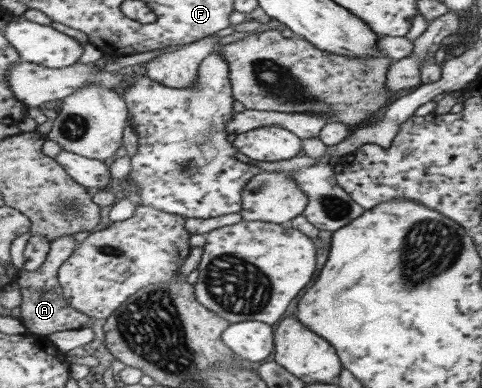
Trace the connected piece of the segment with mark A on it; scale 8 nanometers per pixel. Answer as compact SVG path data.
M69 234L53 240L45 263L37 271L27 271L24 268L19 271L17 283L21 292L20 318L28 327L30 333L49 336L61 331L79 329L90 323L91 316L75 309L63 295L63 286L59 283L59 270L62 265L75 253L79 244L75 241L75 235Z

